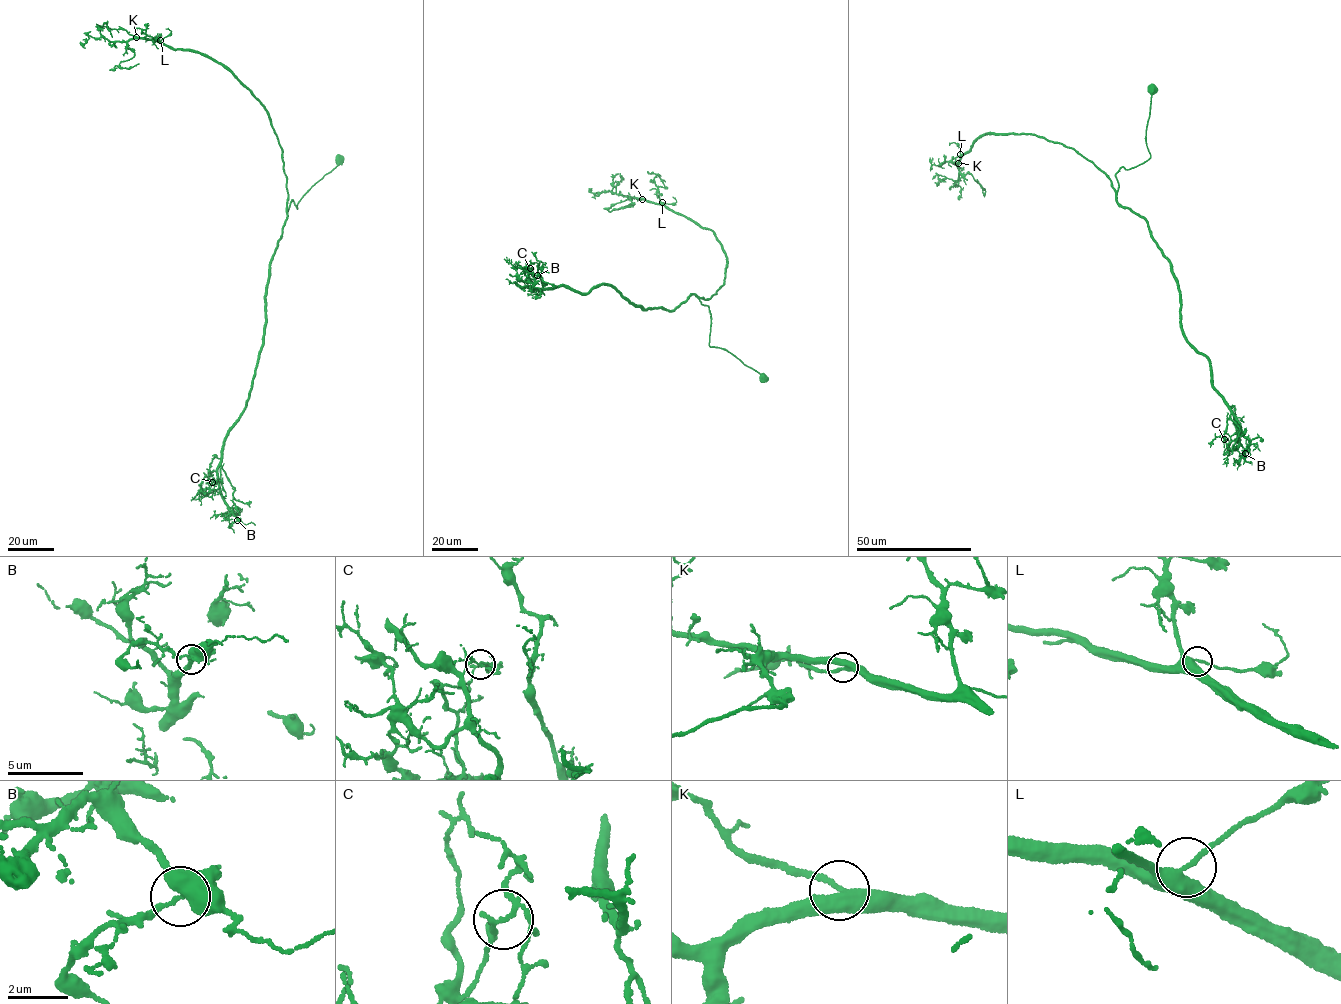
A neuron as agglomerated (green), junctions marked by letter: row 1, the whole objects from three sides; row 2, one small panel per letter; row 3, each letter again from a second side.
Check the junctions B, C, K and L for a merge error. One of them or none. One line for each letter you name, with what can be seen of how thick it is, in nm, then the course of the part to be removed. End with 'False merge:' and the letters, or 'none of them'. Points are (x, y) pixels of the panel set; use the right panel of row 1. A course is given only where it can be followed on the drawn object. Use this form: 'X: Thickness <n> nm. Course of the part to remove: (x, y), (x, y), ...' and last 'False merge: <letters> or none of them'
C: Thickness 120 nm. Course of the part to remove: (1224, 439), (1230, 442), (1230, 437), (1240, 429), (1239, 447), (1229, 451), (1227, 462), (1223, 464)
False merge: C

